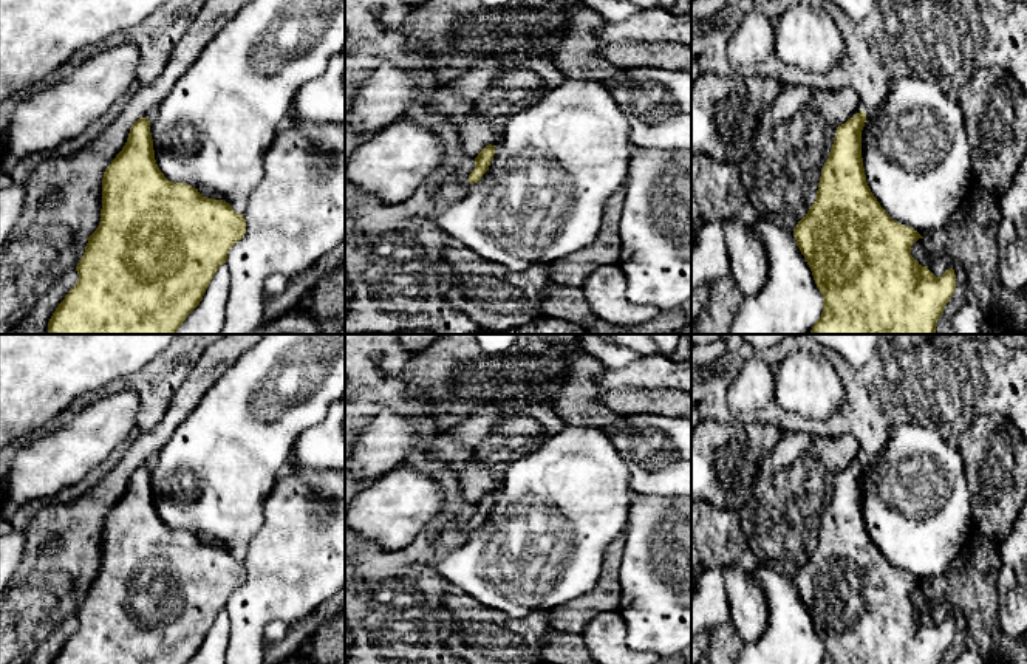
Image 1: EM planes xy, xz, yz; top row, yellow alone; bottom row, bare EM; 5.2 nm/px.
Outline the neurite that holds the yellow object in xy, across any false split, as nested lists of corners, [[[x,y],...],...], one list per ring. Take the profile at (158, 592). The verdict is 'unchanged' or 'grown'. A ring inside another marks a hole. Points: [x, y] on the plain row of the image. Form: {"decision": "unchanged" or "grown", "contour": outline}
{"decision": "unchanged", "contour": [[[139,464],[125,492],[104,519],[101,570],[87,585],[85,599],[76,613],[77,630],[51,664],[187,664],[203,647],[218,614],[226,610],[230,594],[244,580],[246,566],[229,549],[203,543],[190,531],[164,523],[155,506],[150,467]]]}

